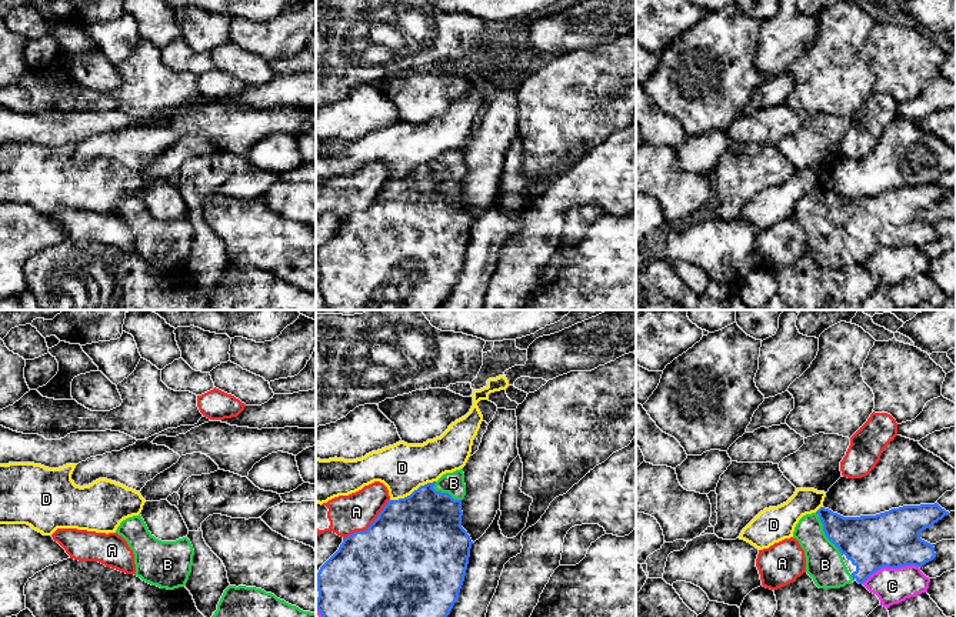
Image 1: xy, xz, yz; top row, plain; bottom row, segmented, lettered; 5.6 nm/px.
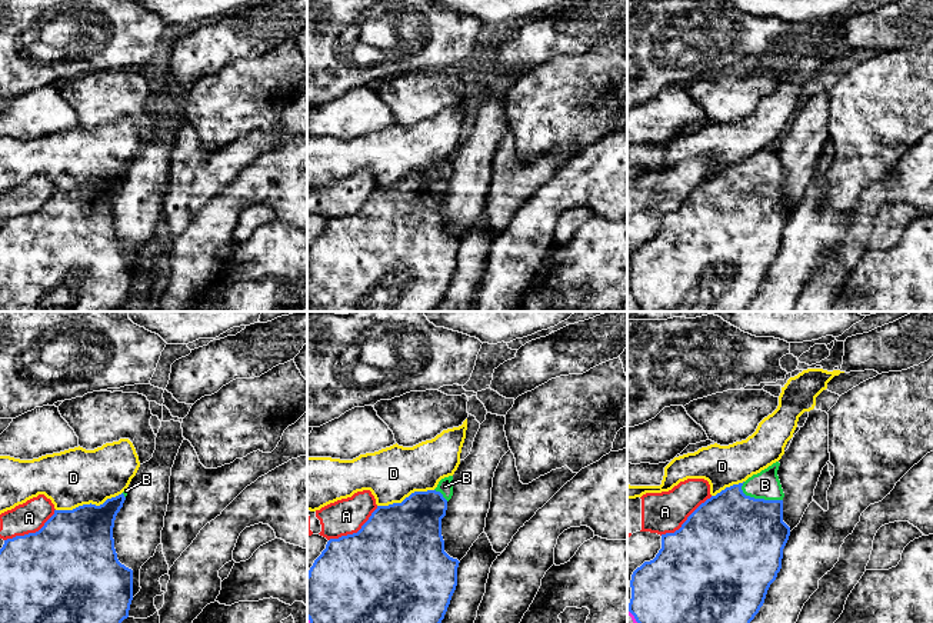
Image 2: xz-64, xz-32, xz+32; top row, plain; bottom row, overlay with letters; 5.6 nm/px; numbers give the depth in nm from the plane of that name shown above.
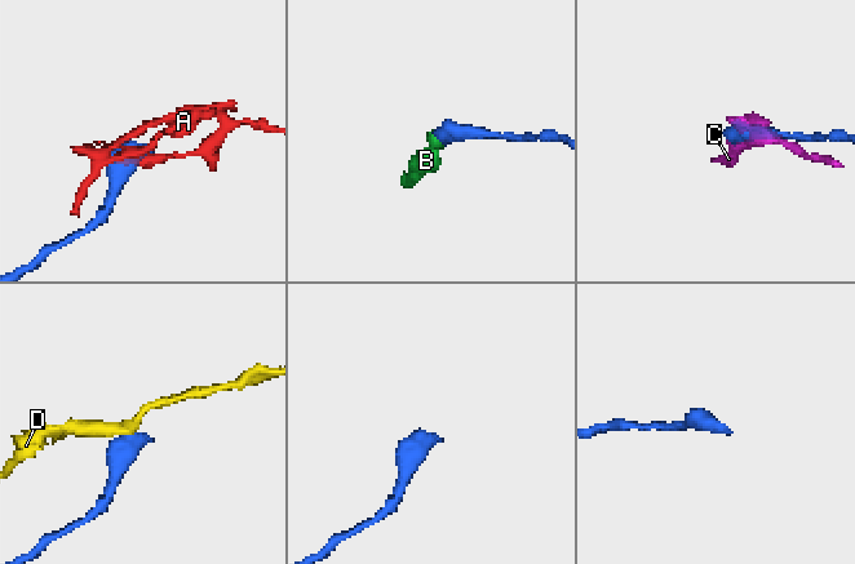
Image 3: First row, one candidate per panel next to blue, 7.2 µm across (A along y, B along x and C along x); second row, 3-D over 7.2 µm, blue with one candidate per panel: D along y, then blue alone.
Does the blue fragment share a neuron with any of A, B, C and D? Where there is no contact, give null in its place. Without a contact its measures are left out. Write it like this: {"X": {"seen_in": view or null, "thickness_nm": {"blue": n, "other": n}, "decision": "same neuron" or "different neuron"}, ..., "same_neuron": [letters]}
{"A": {"seen_in": "xz", "thickness_nm": {"blue": 500, "other": 220}, "decision": "different neuron"}, "B": {"seen_in": "yz", "thickness_nm": {"blue": 300, "other": 220}, "decision": "same neuron"}, "C": {"seen_in": "yz", "thickness_nm": {"blue": 320, "other": 200}, "decision": "different neuron"}, "D": {"seen_in": "xz", "thickness_nm": {"blue": 460, "other": 280}, "decision": "different neuron"}, "same_neuron": ["B"]}

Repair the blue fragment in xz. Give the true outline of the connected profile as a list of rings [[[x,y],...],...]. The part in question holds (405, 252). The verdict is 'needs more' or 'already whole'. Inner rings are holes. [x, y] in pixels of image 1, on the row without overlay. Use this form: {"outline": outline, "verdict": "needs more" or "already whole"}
{"outline": [[[463,149],[453,153],[446,153],[437,161],[420,166],[404,179],[389,180],[367,210],[356,211],[343,219],[339,230],[320,247],[317,253],[319,277],[316,280],[316,289],[323,297],[326,310],[437,310],[450,294],[454,283],[459,279],[469,244],[470,229],[473,224],[470,216],[462,207],[462,180],[464,176],[466,164]]], "verdict": "needs more"}

